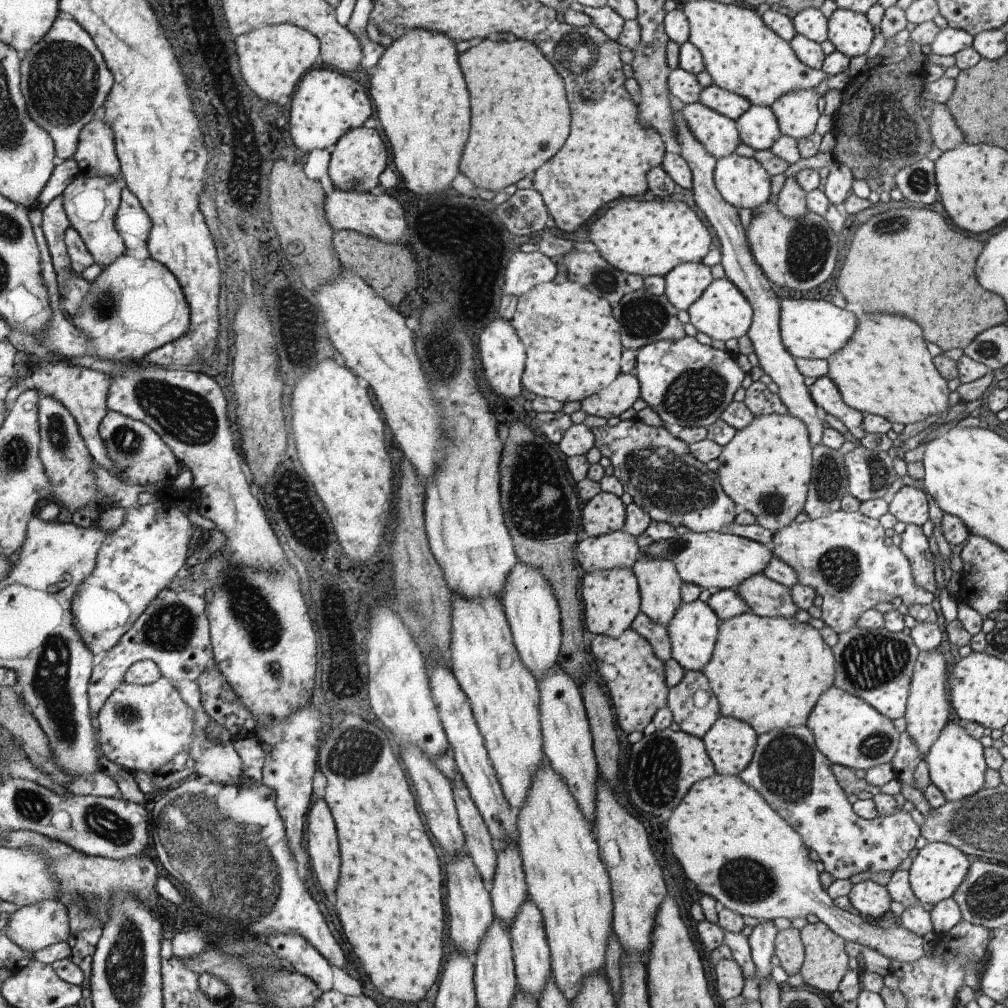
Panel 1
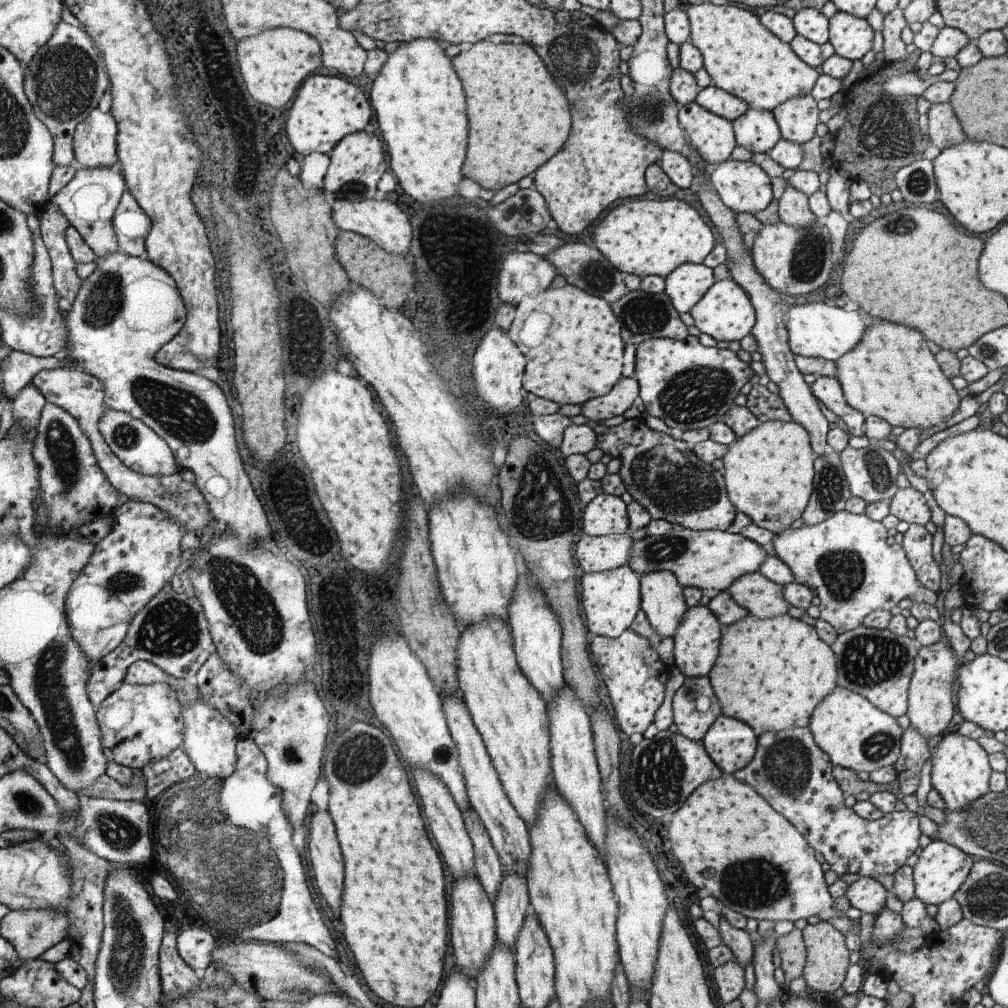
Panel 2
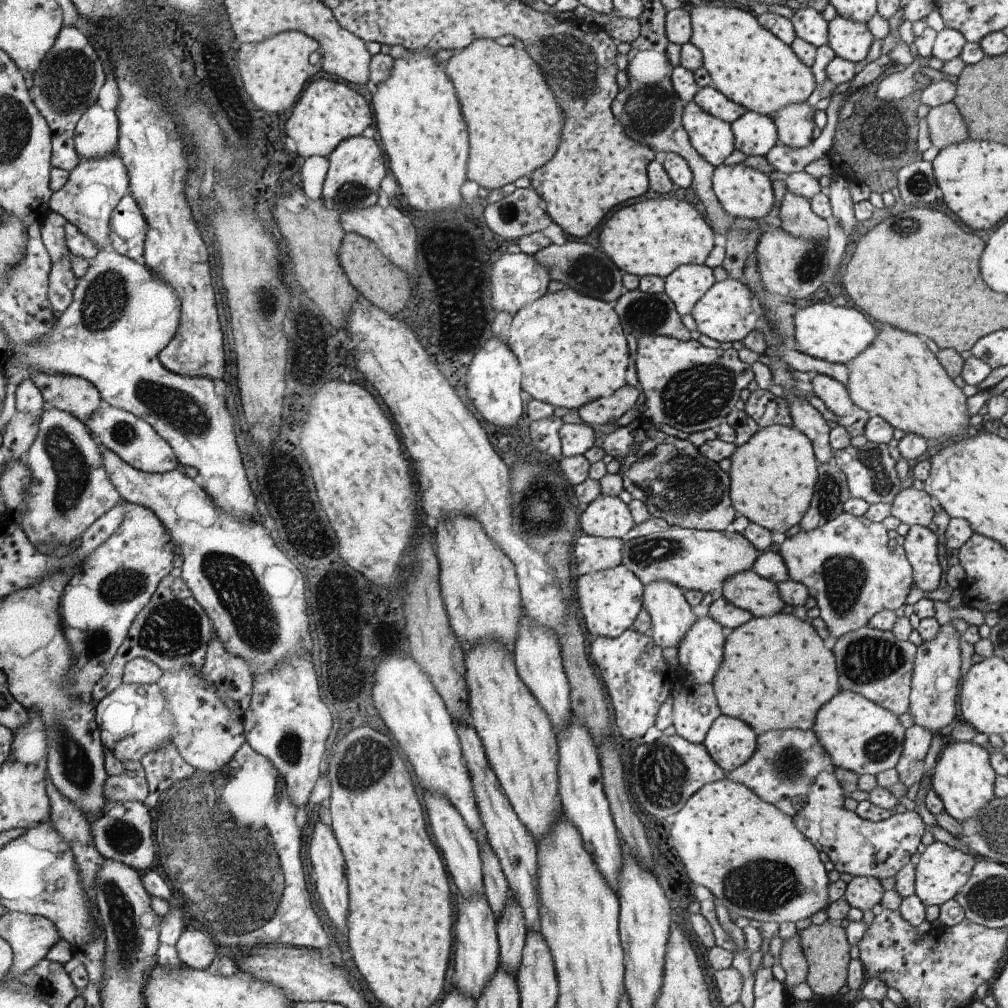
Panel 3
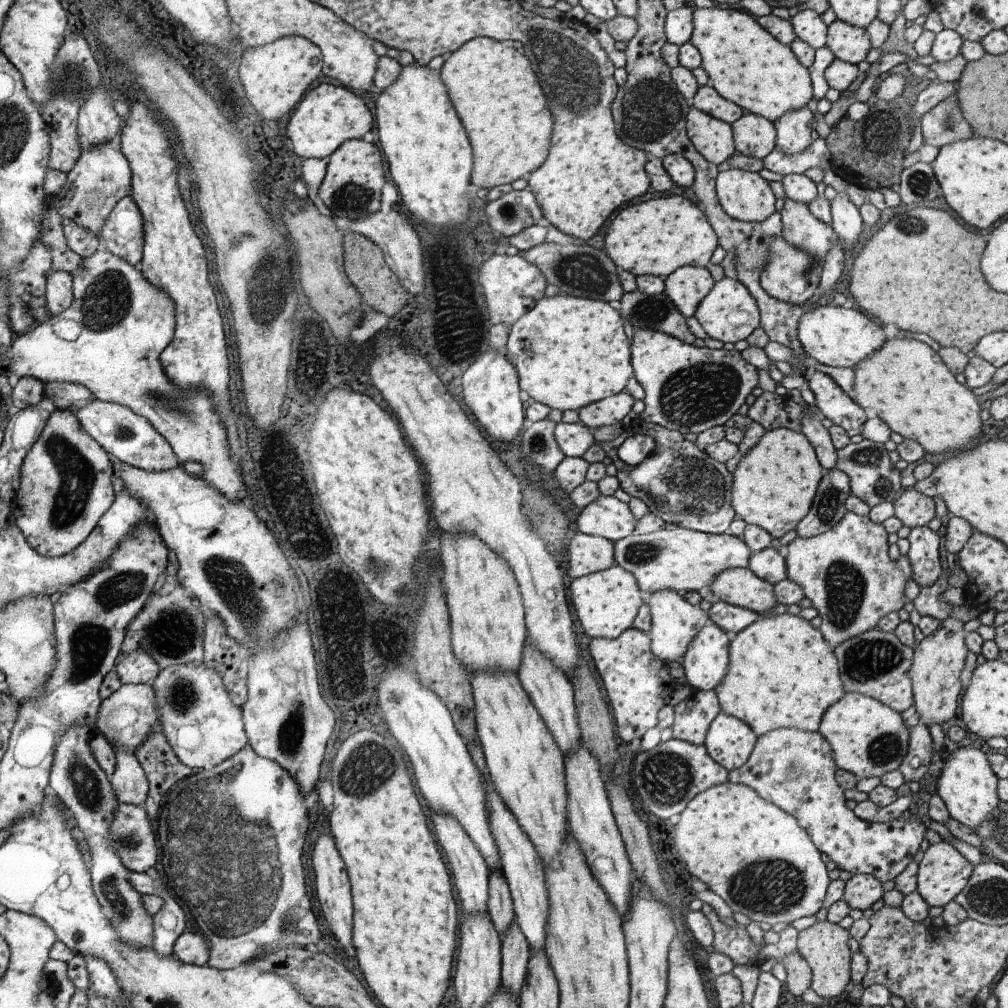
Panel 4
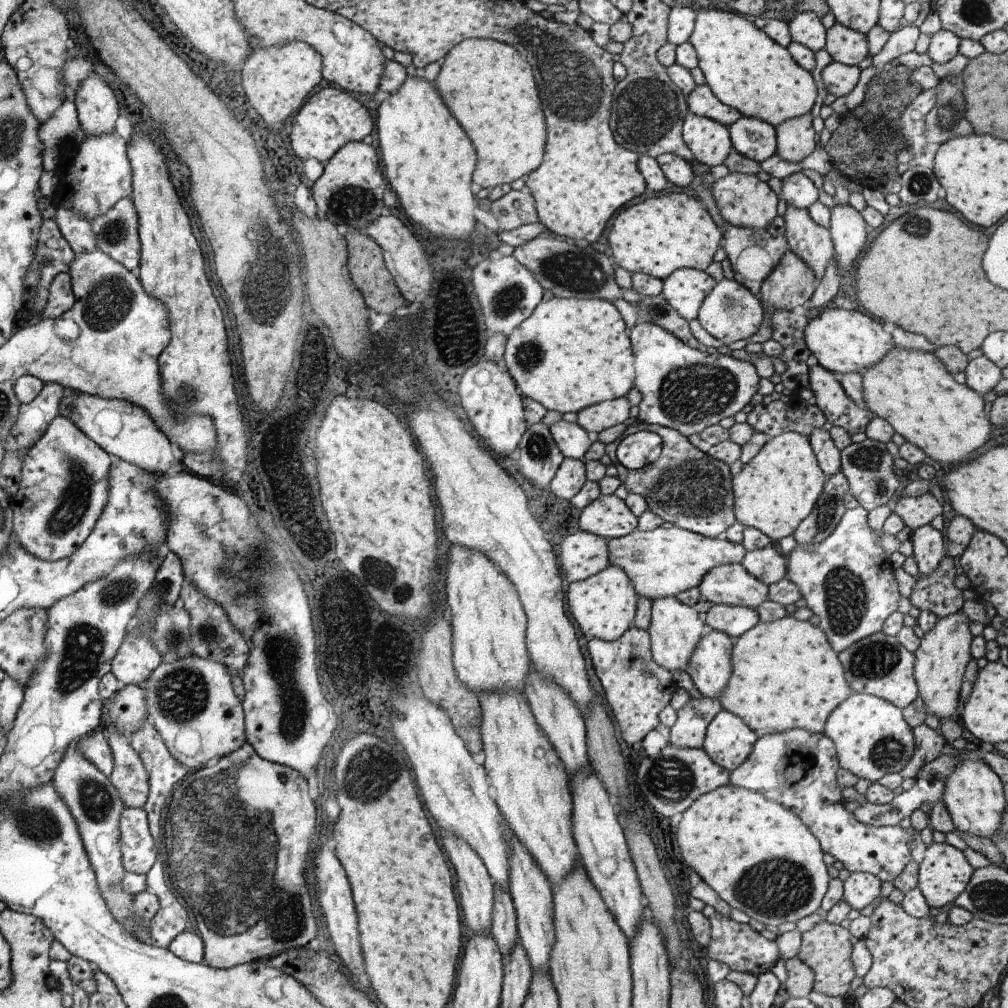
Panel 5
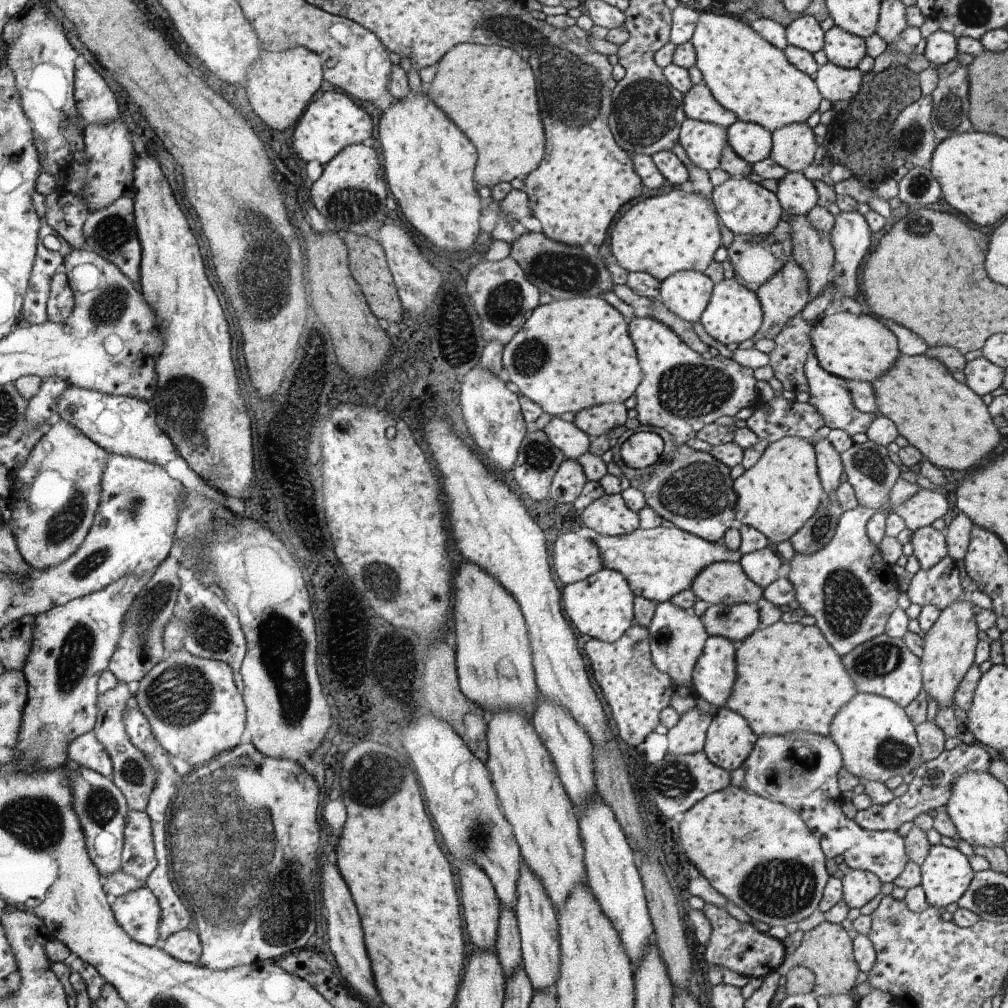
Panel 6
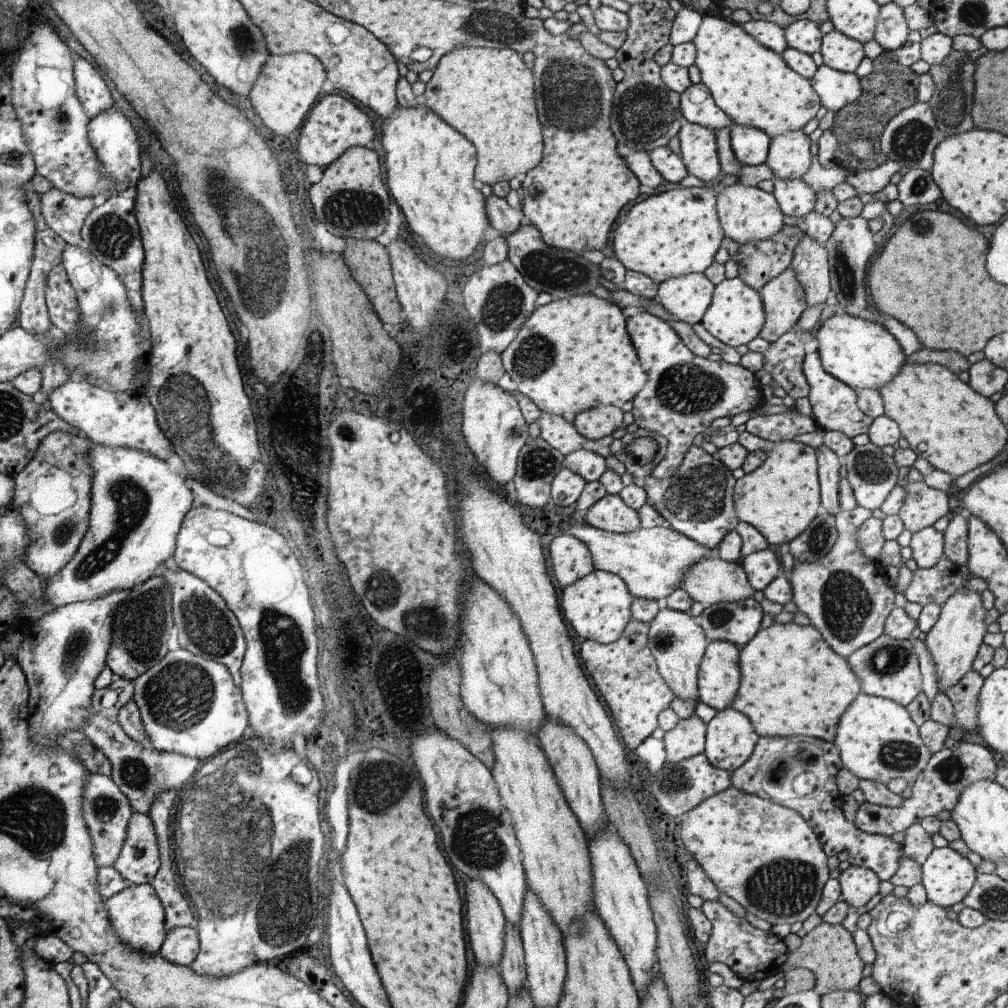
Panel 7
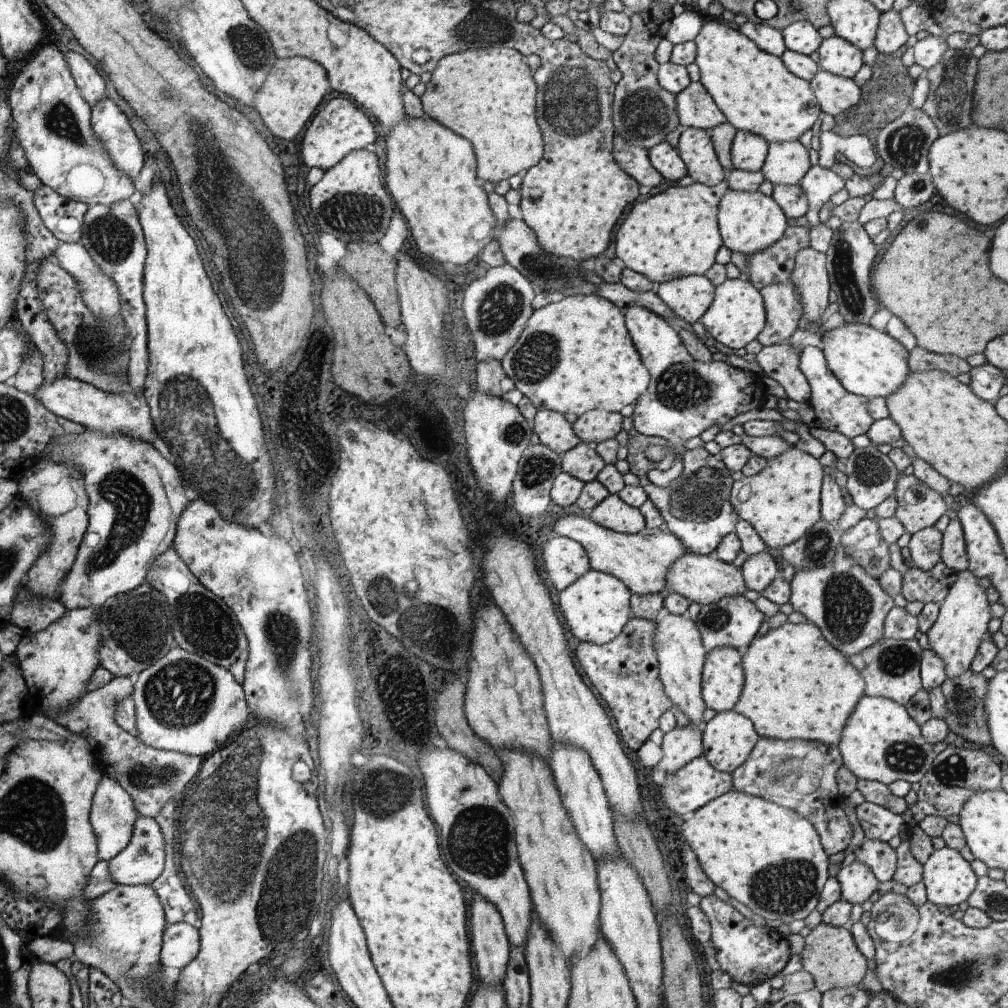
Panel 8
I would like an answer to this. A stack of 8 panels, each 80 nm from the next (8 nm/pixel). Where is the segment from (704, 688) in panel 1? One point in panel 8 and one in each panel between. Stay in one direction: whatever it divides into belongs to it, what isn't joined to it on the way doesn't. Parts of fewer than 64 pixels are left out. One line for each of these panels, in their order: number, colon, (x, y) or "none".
2: (695, 707)
3: (695, 708)
4: (693, 715)
5: (689, 731)
6: (688, 736)
7: (687, 739)
8: (681, 745)

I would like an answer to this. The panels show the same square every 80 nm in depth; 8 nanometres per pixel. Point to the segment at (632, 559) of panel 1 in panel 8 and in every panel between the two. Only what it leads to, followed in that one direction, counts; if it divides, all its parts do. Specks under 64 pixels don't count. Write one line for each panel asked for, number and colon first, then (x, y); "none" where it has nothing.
2: (602, 553)
3: (593, 554)
4: (588, 553)
5: (582, 554)
6: (575, 557)
7: (571, 559)
8: (565, 560)

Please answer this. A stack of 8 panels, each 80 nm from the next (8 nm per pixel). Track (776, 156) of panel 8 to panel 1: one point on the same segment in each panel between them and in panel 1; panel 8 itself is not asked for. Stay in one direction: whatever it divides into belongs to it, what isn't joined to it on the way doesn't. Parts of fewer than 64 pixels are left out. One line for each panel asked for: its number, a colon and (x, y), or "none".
1: (797, 113)
2: (797, 118)
3: (795, 123)
4: (794, 130)
5: (796, 139)
6: (794, 145)
7: (789, 157)

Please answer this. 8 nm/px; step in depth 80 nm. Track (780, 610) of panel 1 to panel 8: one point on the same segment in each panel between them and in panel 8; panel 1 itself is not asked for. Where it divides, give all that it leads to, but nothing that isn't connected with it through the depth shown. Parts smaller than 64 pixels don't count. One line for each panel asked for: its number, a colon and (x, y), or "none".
2: (763, 598)
3: (747, 590)
4: (739, 586)
5: (732, 584)
6: (723, 582)
7: (711, 580)
8: (700, 578)

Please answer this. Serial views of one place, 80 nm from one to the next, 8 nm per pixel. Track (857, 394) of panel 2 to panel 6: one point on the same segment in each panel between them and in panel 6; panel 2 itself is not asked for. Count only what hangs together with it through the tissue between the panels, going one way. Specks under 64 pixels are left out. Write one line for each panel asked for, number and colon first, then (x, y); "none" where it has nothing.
3: (896, 377)
4: (904, 382)
5: (912, 389)
6: (945, 420)

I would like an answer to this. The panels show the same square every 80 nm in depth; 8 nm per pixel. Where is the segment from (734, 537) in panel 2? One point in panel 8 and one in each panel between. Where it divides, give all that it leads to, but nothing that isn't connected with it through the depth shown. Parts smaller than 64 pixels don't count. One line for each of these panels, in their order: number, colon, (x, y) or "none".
3: (696, 559)
4: (680, 559)
5: (662, 562)
6: (659, 563)
7: (652, 562)
8: (642, 560)

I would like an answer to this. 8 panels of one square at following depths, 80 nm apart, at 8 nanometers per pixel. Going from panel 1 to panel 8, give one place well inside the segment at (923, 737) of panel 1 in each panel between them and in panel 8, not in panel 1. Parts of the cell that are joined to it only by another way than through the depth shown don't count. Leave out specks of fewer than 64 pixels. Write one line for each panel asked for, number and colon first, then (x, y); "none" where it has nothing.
2: (929, 704)
3: (937, 667)
4: (939, 659)
5: (940, 660)
6: (949, 646)
7: (953, 641)
8: (962, 623)

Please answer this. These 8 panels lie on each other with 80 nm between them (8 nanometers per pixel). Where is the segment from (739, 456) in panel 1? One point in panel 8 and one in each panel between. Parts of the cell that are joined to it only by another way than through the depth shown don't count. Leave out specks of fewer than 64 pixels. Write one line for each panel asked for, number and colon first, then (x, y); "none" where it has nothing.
2: (769, 473)
3: (773, 475)
4: (775, 482)
5: (774, 491)
6: (776, 496)
7: (780, 498)
8: (782, 502)

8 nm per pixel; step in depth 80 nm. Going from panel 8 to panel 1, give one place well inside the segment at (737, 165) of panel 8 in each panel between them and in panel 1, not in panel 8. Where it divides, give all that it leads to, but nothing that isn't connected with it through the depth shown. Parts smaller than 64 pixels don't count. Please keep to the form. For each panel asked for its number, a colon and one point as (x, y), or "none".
1: (758, 127)
2: (756, 130)
3: (755, 134)
4: (755, 136)
5: (757, 139)
6: (752, 142)
7: (750, 145)

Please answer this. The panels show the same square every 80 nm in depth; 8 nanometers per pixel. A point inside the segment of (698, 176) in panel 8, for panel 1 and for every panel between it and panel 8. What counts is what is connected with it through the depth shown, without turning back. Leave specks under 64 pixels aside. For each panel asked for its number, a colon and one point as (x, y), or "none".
1: (718, 133)
2: (713, 136)
3: (712, 137)
4: (713, 138)
5: (710, 141)
6: (703, 141)
7: (699, 151)

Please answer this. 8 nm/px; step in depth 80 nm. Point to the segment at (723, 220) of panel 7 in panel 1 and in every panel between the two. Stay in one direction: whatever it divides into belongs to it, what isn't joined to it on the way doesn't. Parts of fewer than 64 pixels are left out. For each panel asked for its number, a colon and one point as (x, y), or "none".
1: (742, 181)
2: (743, 186)
3: (744, 192)
4: (746, 196)
5: (744, 200)
6: (746, 208)

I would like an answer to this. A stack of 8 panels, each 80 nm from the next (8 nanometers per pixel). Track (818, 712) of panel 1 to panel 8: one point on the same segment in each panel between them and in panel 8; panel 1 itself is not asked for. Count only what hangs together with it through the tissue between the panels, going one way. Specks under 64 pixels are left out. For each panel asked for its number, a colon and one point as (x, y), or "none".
2: (855, 734)
3: (859, 735)
4: (868, 738)
5: (872, 738)
6: (877, 740)
7: (878, 740)
8: (881, 742)

